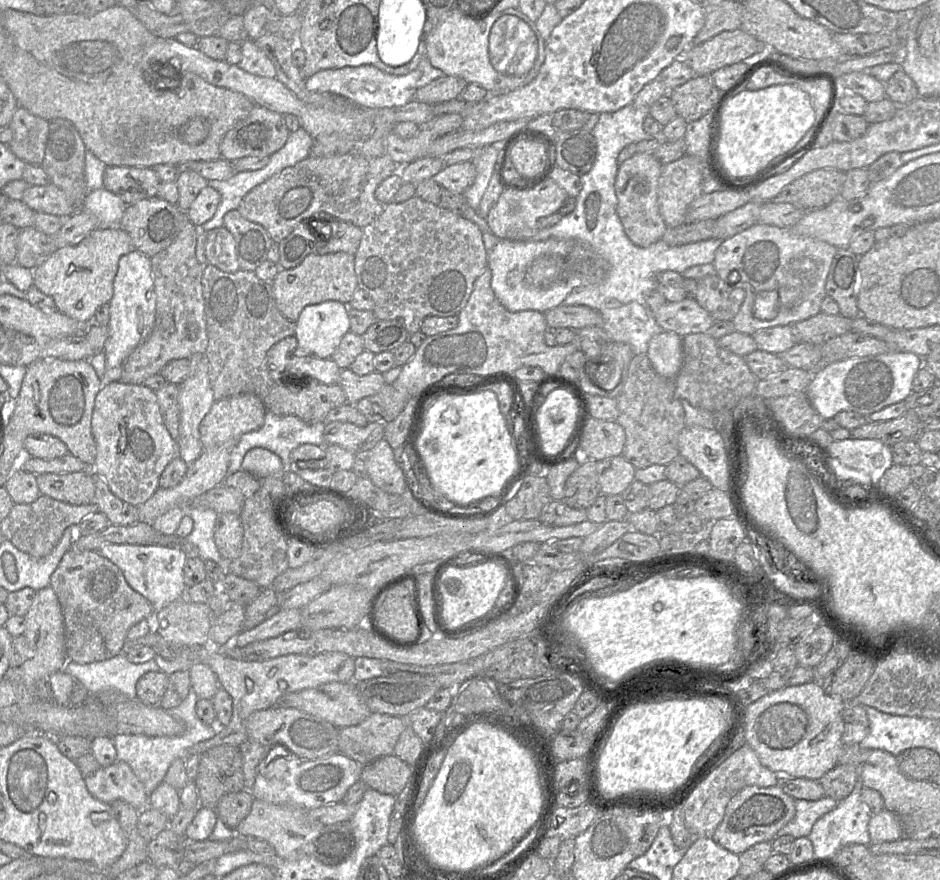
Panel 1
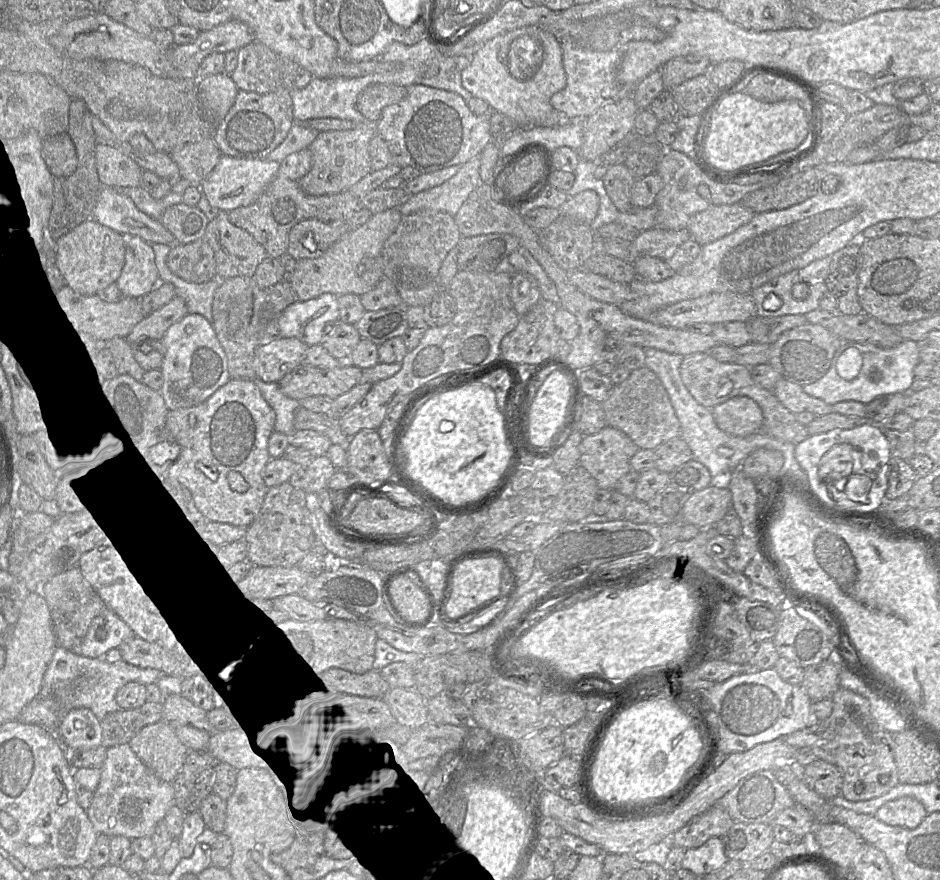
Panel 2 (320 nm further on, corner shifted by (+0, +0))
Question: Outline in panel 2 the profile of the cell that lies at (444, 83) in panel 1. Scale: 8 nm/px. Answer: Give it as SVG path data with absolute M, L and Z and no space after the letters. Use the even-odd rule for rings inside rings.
M377 83L363 89L356 100L356 109L369 122L377 123L385 107L396 104L407 95L407 87Z

